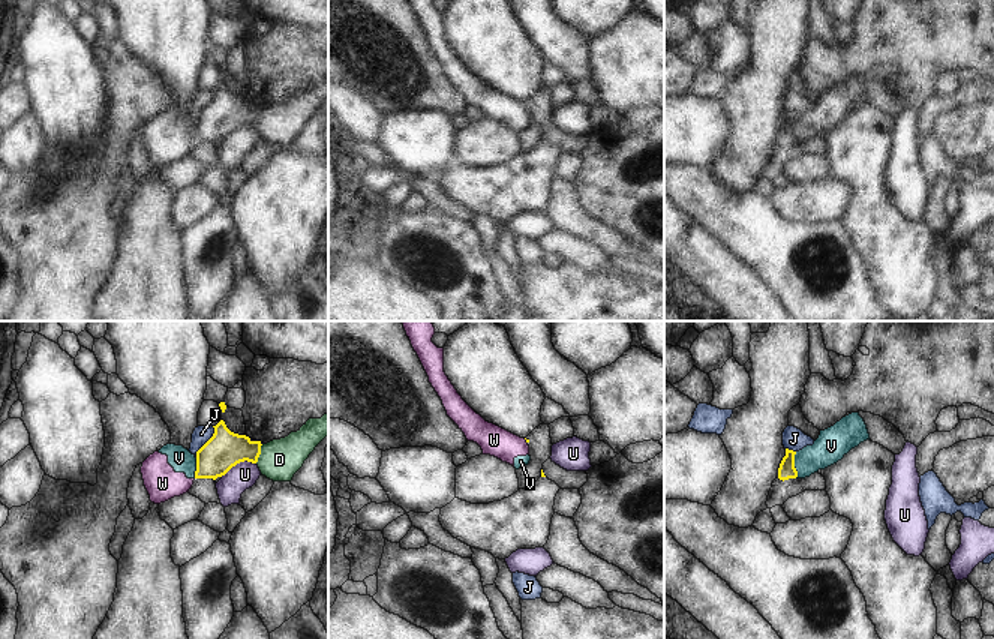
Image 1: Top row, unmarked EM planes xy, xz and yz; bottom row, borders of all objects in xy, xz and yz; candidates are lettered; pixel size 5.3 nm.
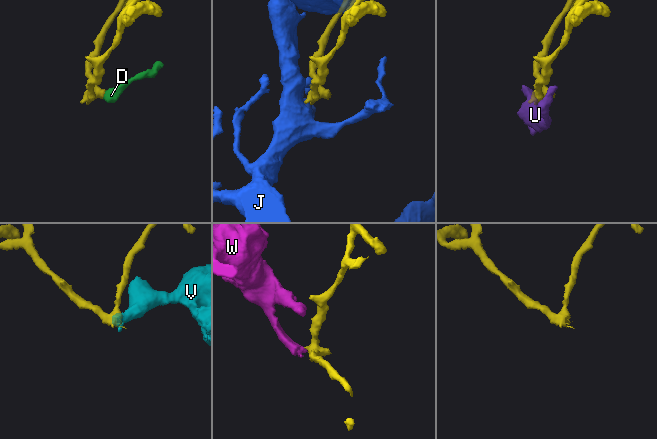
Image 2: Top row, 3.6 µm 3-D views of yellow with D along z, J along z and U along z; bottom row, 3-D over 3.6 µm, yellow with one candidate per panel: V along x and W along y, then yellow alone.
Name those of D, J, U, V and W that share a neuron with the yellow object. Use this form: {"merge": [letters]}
{"merge": ["D"]}

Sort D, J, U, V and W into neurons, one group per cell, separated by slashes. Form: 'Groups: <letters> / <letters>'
Groups: D / J / U / V W

